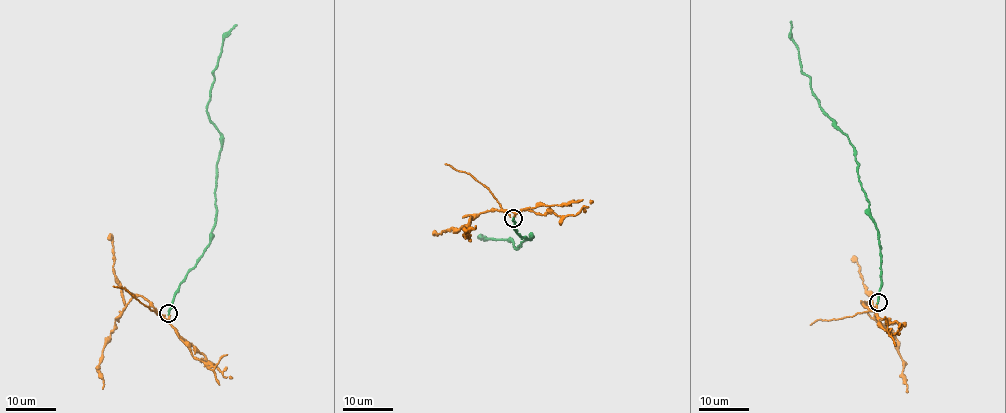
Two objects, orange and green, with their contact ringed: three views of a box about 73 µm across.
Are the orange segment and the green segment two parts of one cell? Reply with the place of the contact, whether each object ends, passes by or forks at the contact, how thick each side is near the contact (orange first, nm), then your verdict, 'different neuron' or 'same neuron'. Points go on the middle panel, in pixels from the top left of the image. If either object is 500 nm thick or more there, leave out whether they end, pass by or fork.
place (513, 218); orange ends; green ends; calibres 220 and 240 nm; different neuron

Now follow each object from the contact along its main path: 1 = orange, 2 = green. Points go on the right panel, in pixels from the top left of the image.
1: (877, 302), (870, 311), (862, 302), (866, 304), (869, 314), (885, 324), (897, 341), (907, 393)
2: (877, 302), (881, 246), (857, 173), (855, 148), (812, 93), (810, 77), (801, 68), (791, 20)

